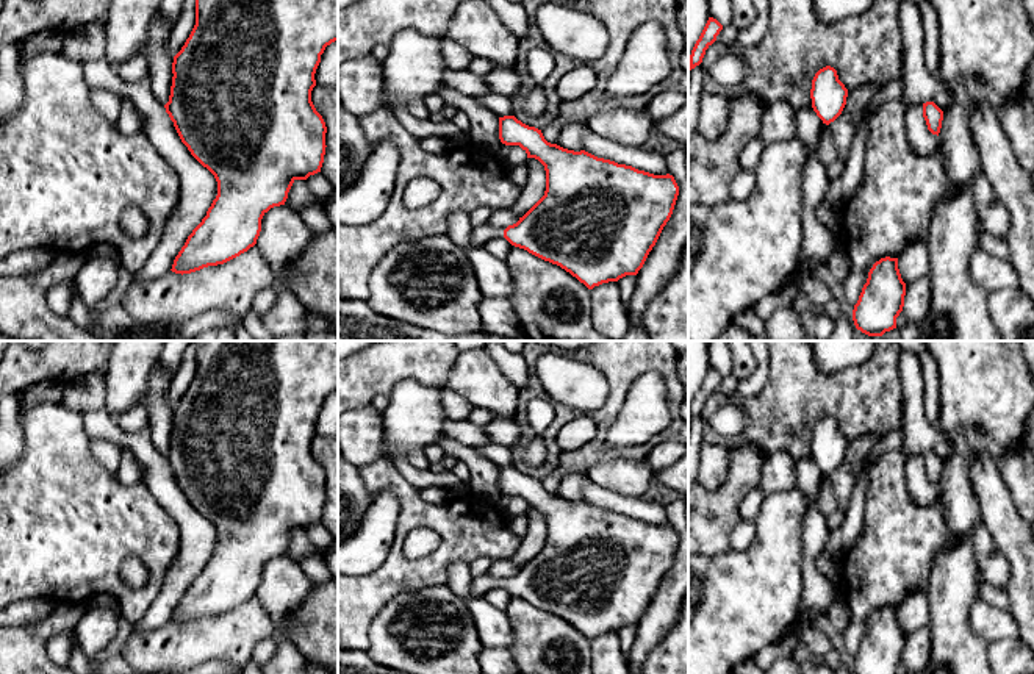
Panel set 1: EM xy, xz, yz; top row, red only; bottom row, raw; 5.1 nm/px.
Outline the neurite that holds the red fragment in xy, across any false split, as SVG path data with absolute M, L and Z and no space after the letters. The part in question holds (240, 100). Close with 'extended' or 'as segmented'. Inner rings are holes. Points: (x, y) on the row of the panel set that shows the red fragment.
M196 0L196 25L181 50L174 56L172 86L169 102L164 105L174 127L191 155L206 167L217 181L217 195L202 222L188 236L185 246L174 260L172 272L191 274L208 266L224 264L257 244L263 216L274 206L285 205L288 192L296 180L307 180L321 172L325 155L327 127L311 102L316 86L314 73L325 47L338 41L338 0Z; as segmented

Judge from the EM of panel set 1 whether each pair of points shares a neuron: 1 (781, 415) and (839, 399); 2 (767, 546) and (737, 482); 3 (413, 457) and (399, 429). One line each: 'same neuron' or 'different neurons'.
1: same neuron
2: different neurons
3: different neurons

